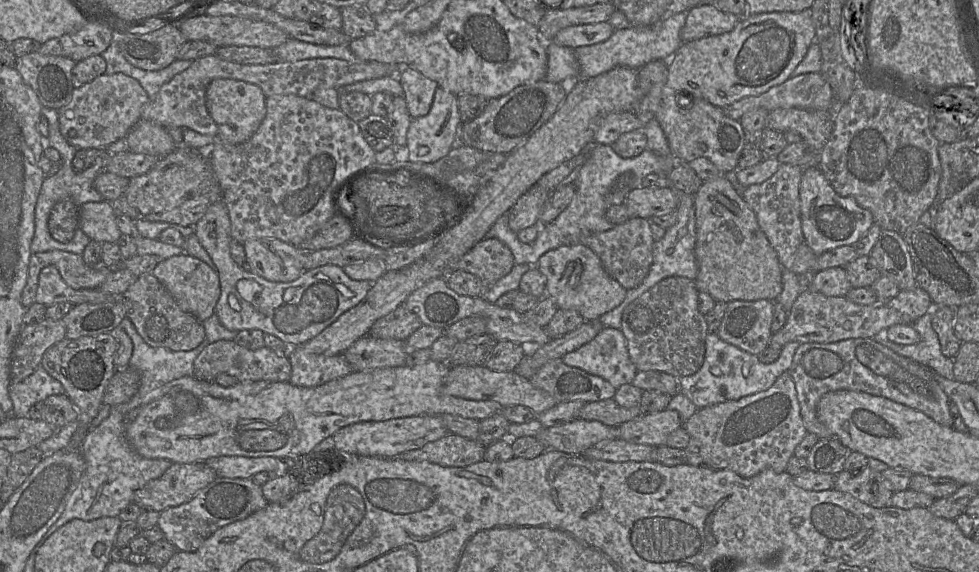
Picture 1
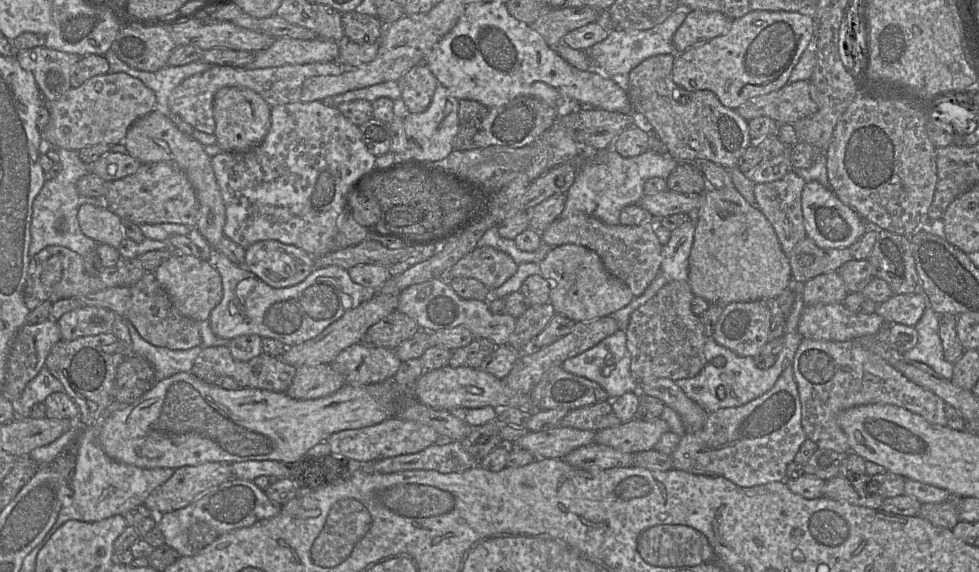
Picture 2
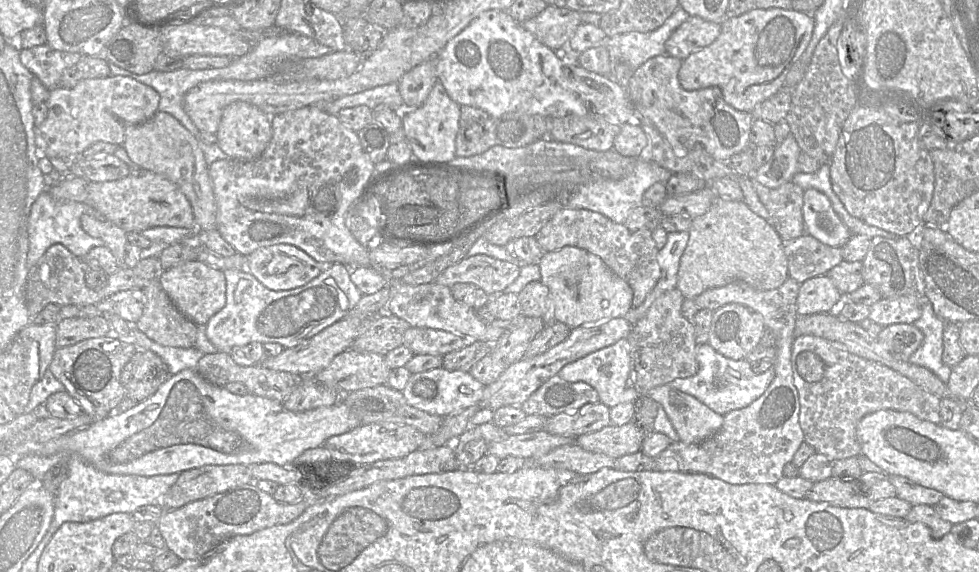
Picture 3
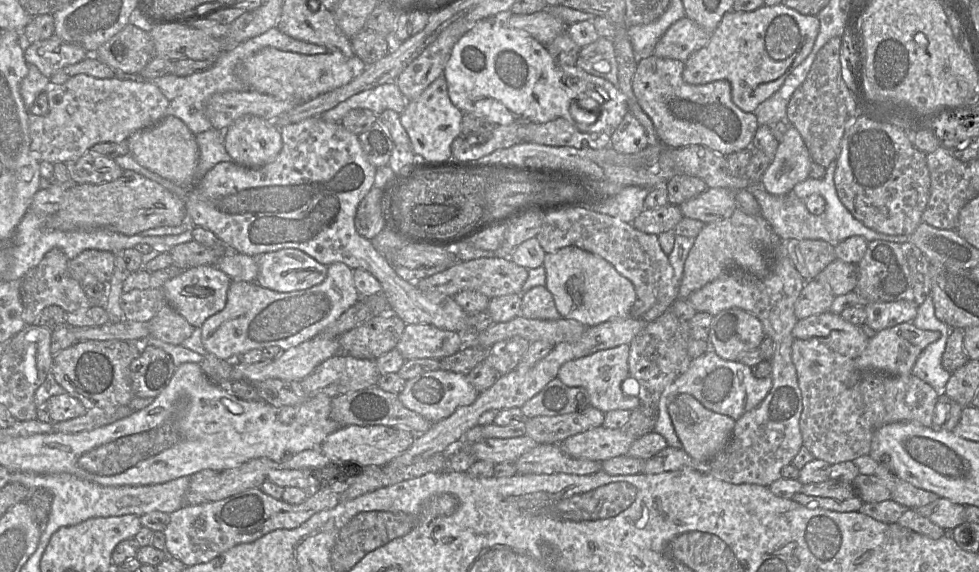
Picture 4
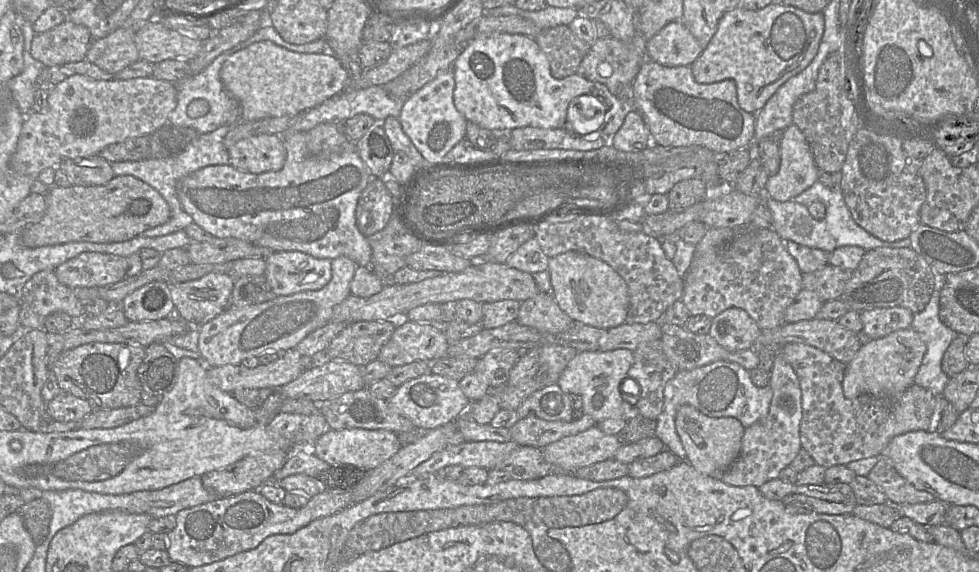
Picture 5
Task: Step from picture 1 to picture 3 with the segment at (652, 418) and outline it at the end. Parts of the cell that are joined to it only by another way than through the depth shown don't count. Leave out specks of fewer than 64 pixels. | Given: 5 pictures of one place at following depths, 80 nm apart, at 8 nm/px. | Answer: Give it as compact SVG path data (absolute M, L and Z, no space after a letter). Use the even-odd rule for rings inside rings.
M632 422L621 426L609 425L596 432L576 437L574 443L587 451L605 454L616 459L640 451L649 431Z

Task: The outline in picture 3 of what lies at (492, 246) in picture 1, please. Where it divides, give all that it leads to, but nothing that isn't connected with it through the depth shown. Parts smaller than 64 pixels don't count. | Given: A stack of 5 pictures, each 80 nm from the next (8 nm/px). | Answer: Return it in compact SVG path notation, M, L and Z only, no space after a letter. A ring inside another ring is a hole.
M485 254L468 256L445 269L434 282L451 287L456 283L470 283L489 296L502 294L519 276L520 266Z

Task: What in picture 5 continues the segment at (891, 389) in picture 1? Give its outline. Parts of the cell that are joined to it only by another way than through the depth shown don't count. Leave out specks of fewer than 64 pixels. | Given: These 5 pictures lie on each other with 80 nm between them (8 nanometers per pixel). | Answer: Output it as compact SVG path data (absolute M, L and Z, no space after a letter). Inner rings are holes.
M791 342L780 347L799 380L802 397L800 442L815 463L825 468L879 456L890 439L911 431L928 431L937 397L912 384L891 396L861 394L846 398L842 382L846 364L813 346Z

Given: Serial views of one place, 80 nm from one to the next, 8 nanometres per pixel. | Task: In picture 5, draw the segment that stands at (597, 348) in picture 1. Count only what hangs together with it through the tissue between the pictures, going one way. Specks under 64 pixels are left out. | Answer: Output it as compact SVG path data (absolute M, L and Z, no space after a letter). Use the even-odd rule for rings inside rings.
M625 348L580 351L570 360L557 383L563 392L580 395L583 401L583 413L592 416L596 422L608 418L630 420L640 414L636 406L639 398L627 392L623 393L623 386L627 382L633 385L635 383L628 376L633 360L633 351Z

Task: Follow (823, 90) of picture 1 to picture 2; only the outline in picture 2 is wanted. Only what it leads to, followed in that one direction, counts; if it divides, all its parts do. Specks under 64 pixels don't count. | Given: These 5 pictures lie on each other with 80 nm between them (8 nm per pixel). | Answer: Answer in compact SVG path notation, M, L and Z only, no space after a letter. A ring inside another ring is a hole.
M810 81L788 83L781 89L749 99L737 109L747 121L766 116L778 124L793 124L817 111L818 106L810 95Z

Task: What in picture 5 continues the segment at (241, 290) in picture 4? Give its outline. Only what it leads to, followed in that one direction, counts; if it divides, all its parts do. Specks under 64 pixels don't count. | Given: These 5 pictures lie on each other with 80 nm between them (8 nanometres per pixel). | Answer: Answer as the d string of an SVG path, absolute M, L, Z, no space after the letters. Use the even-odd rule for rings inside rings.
M340 256L331 260L332 277L320 290L303 291L245 307L229 305L215 318L199 326L198 354L207 368L239 365L250 357L264 352L283 353L295 349L297 344L316 329L330 322L333 308L350 294L350 284L357 265L351 259Z

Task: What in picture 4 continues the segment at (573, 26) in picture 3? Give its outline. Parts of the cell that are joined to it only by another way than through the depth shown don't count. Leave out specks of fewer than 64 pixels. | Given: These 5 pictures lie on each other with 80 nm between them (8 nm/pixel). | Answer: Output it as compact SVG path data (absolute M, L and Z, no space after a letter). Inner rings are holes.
M547 7L533 14L512 14L507 25L529 33L544 46L567 30L567 25L561 19L552 15Z

